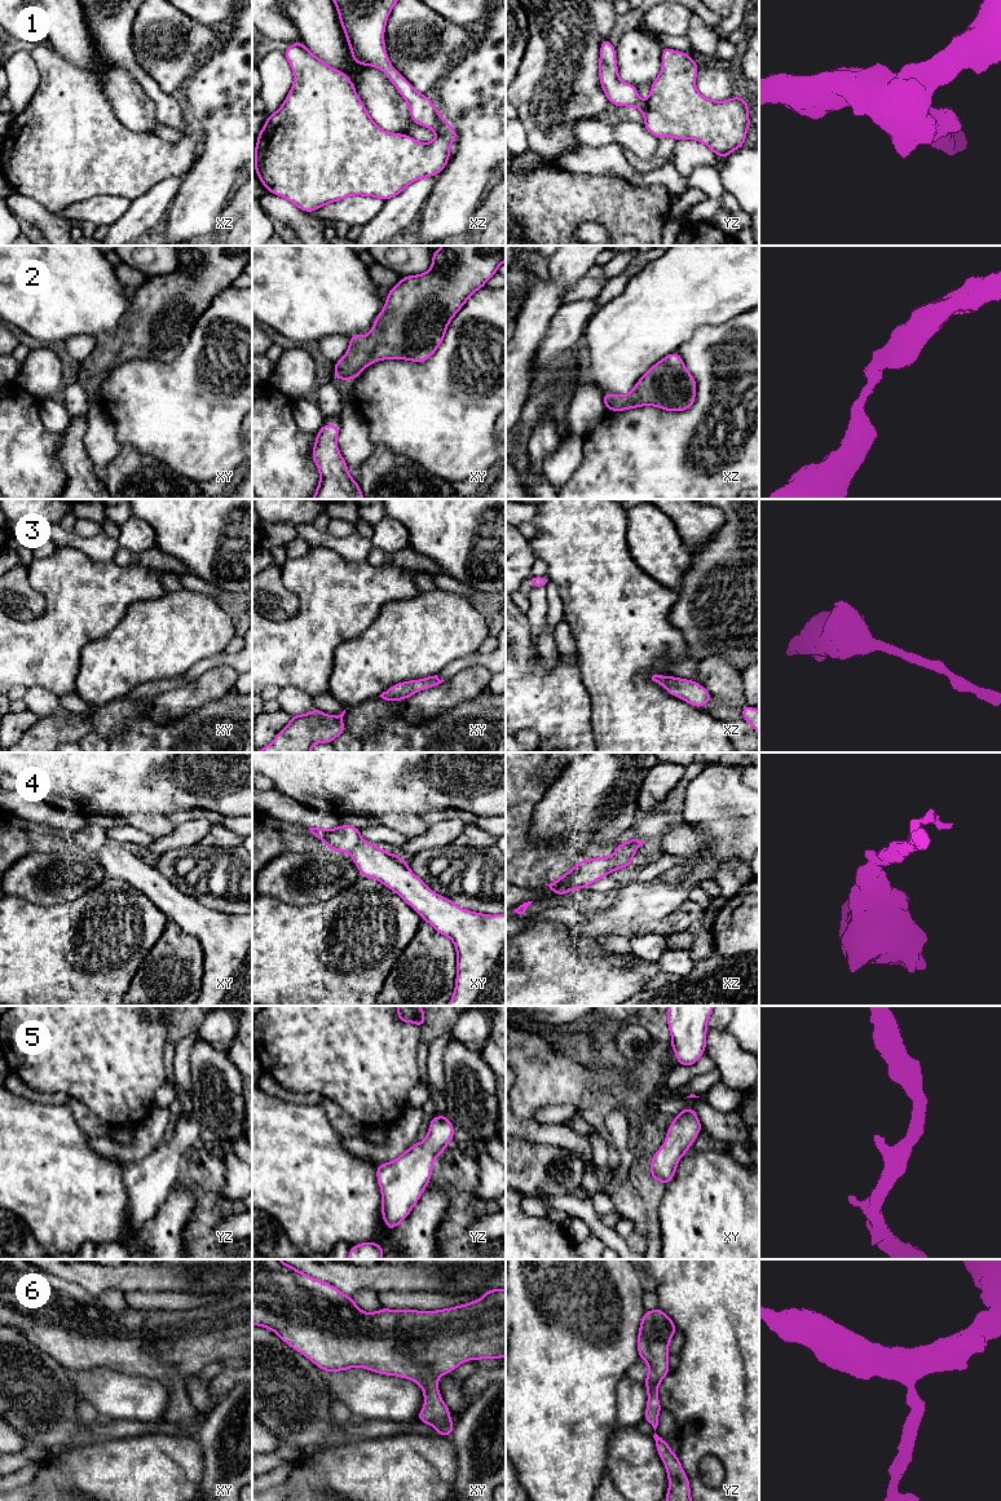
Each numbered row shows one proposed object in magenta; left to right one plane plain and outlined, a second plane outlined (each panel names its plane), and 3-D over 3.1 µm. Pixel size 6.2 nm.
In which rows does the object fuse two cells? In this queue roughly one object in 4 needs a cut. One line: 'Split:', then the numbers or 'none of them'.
Split: none of them

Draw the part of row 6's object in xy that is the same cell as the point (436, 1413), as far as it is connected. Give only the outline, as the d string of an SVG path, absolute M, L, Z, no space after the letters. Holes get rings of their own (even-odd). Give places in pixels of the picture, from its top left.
M252 1259L252 1325L273 1330L287 1346L326 1373L361 1367L374 1373L411 1379L424 1391L425 1405L419 1411L418 1421L433 1426L435 1434L451 1436L455 1425L449 1407L442 1401L437 1379L467 1360L506 1357L506 1288L485 1290L480 1299L437 1311L382 1307L369 1314L334 1285L317 1280L281 1259Z

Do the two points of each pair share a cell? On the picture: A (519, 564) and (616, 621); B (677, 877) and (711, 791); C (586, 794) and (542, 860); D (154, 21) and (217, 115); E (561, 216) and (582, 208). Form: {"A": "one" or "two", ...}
{"A": "two", "B": "one", "C": "two", "D": "two", "E": "one"}

